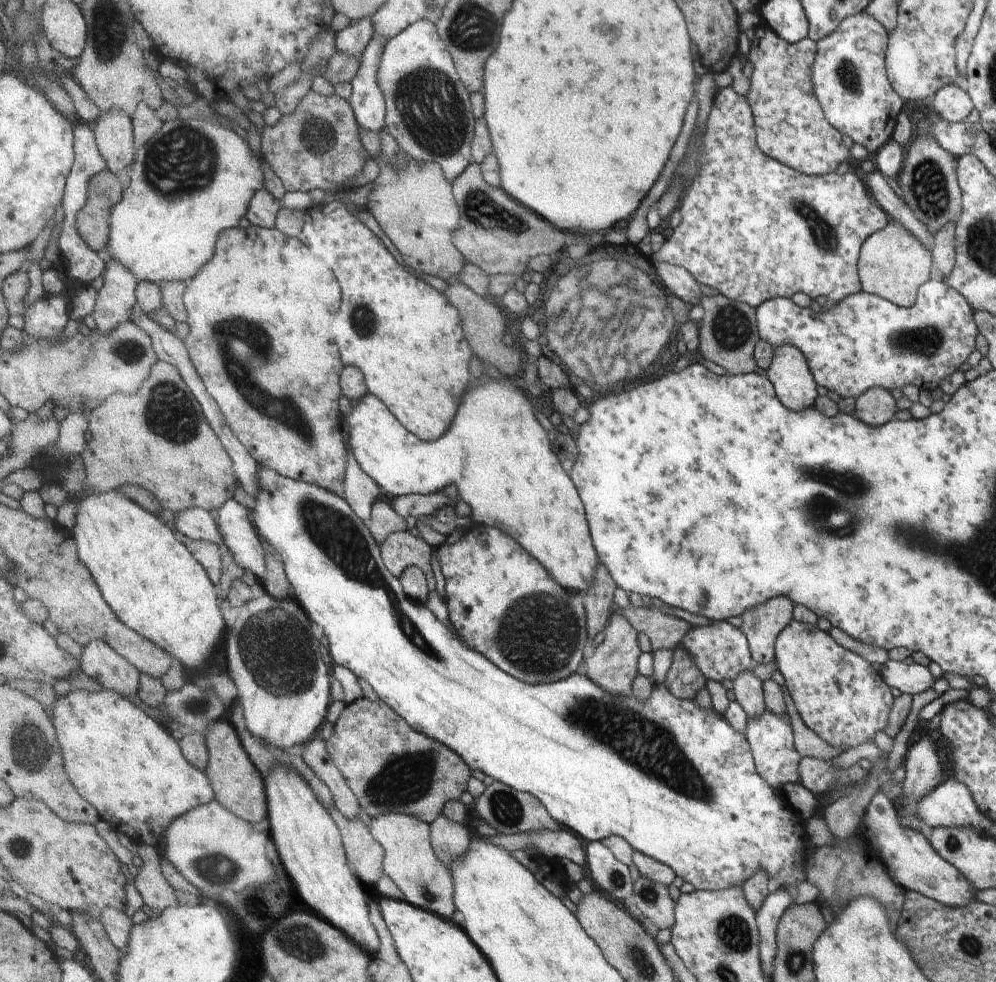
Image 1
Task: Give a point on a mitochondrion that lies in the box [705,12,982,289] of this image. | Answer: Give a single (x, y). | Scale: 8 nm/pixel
(928, 188)

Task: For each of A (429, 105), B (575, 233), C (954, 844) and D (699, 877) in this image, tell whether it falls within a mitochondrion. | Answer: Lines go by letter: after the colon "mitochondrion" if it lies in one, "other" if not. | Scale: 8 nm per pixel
A: mitochondrion
B: other
C: mitochondrion
D: other

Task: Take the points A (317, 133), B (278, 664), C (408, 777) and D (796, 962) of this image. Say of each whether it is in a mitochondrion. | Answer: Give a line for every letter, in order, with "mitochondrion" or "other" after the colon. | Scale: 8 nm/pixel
A: mitochondrion
B: mitochondrion
C: mitochondrion
D: mitochondrion

